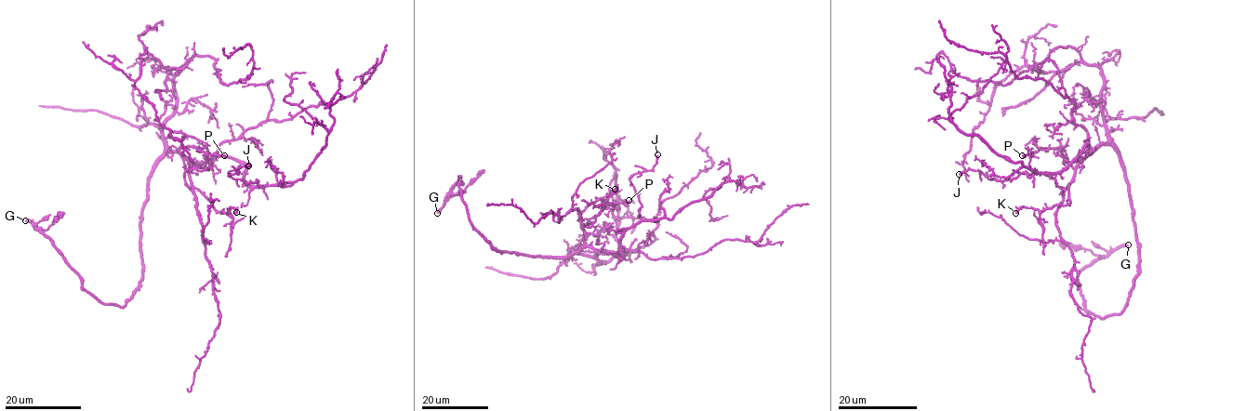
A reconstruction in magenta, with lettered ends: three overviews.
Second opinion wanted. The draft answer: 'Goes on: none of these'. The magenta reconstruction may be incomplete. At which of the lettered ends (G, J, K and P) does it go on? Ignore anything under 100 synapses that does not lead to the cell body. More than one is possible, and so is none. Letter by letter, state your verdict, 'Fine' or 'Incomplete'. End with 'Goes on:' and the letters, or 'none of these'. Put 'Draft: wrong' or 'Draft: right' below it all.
G: Incomplete
J: Fine
K: Fine
P: Fine
Goes on: G
Draft: wrong

